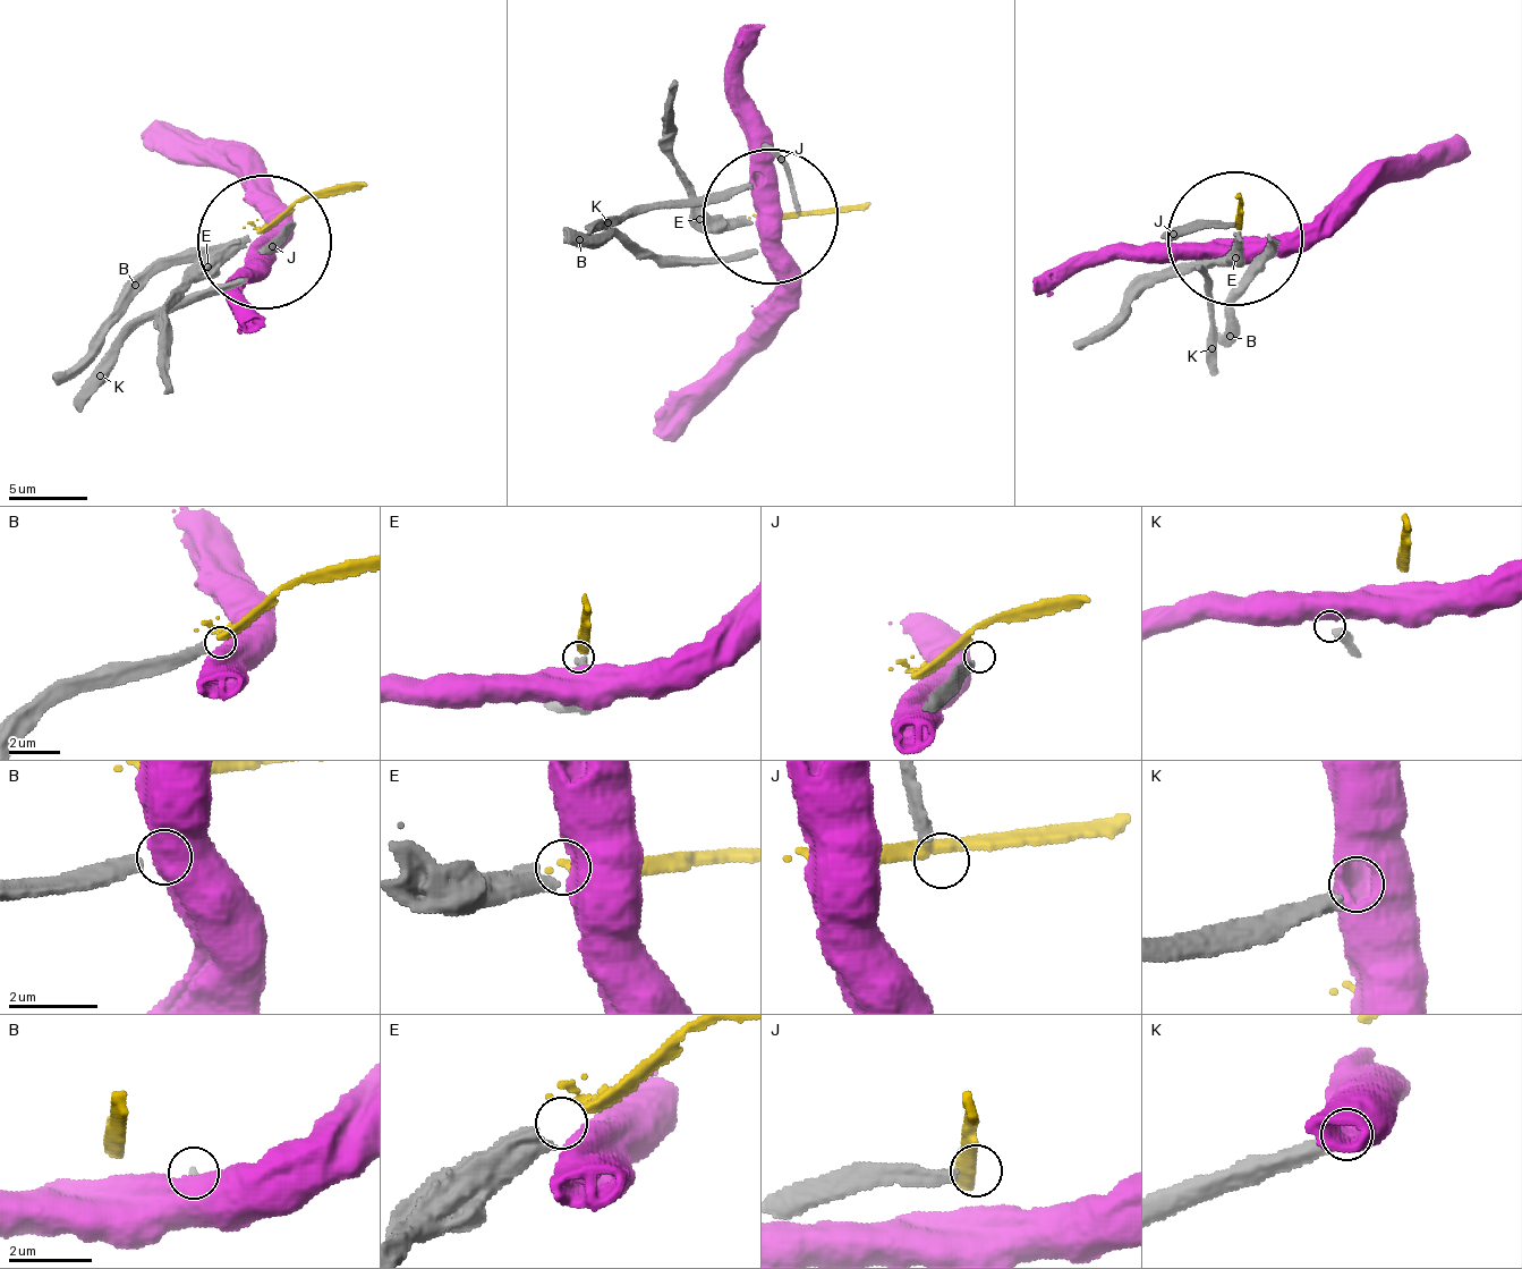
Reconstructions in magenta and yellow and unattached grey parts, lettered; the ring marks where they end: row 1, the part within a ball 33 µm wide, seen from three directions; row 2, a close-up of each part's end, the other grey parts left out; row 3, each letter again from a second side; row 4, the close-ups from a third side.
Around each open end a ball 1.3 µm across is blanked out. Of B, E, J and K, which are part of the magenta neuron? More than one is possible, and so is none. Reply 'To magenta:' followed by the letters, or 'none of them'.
To magenta: none of them

